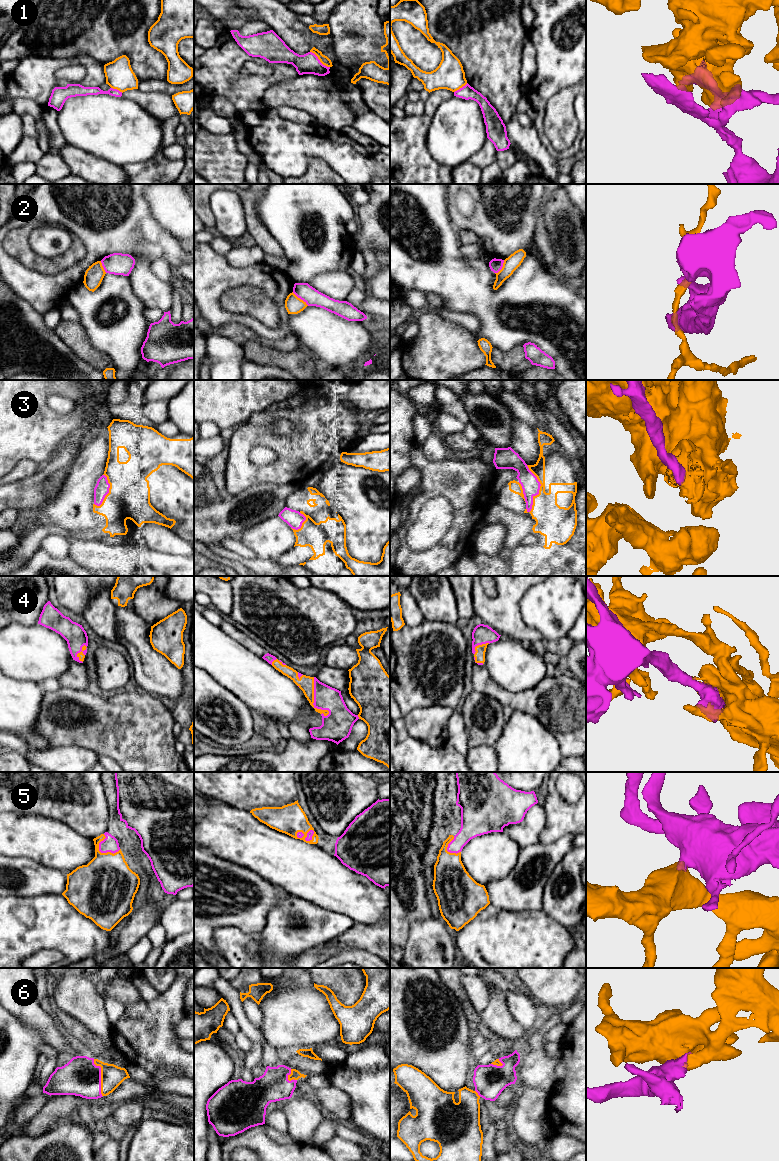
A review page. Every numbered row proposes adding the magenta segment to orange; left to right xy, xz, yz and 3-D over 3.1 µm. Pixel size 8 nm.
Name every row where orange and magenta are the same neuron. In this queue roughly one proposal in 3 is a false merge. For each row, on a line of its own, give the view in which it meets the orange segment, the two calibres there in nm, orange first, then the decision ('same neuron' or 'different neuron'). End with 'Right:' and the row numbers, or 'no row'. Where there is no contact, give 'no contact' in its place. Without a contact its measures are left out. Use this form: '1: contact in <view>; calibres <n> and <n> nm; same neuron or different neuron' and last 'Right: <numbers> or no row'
1: contact in xz; calibres 70 and 160 nm; different neuron
2: contact in xz; calibres 140 and 140 nm; different neuron
3: contact in yz; calibres 240 and 140 nm; different neuron
4: contact in xz; calibres 130 and 190 nm; same neuron
5: contact in xy; calibres 440 and 130 nm; same neuron
6: contact in xy; calibres 180 and 300 nm; same neuron
Right: 4, 5, 6

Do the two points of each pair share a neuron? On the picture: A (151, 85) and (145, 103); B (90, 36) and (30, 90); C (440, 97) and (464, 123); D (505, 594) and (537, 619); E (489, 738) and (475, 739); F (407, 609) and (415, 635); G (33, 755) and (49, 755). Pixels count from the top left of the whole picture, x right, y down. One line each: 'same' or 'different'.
A: different
B: different
C: different
D: different
E: same
F: different
G: same

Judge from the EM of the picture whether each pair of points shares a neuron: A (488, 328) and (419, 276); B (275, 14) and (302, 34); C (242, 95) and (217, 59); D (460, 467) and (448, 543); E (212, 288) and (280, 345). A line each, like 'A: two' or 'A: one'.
A: one
B: one
C: one
D: one
E: two

